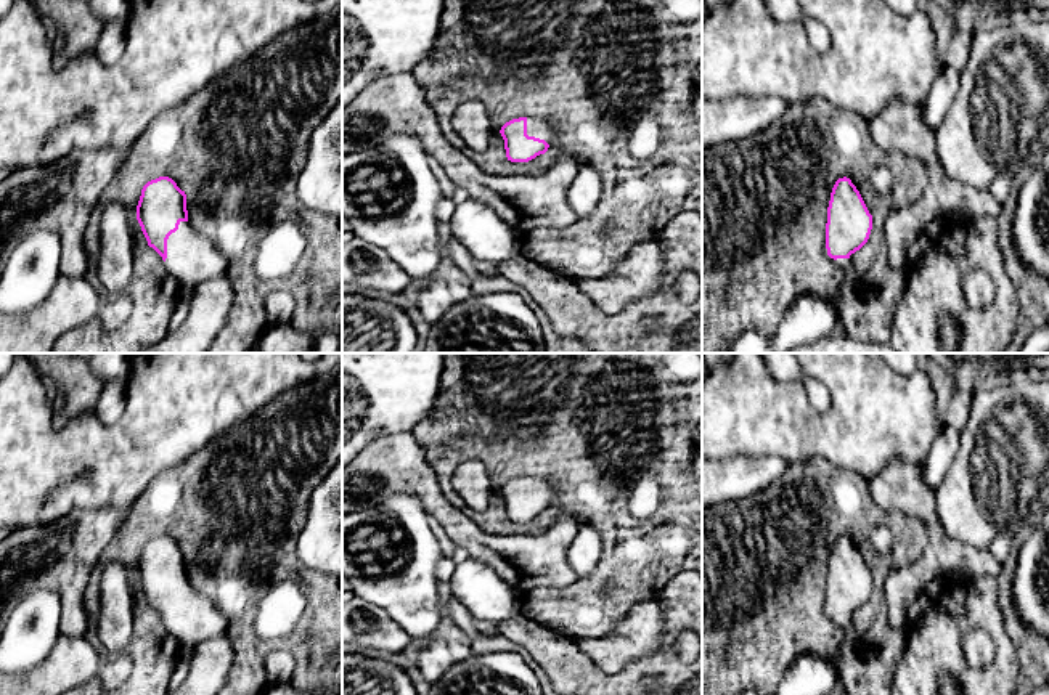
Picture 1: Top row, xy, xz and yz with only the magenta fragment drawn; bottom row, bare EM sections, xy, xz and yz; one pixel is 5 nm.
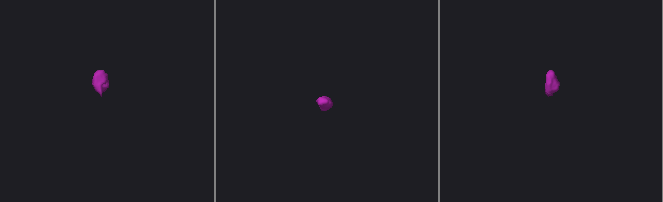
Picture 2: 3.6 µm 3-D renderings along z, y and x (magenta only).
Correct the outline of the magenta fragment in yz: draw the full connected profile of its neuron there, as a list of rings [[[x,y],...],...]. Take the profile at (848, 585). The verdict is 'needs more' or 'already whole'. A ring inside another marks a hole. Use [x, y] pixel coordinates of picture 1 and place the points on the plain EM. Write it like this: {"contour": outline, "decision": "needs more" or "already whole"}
{"contour": [[[839,538],[832,547],[827,567],[824,612],[829,620],[847,628],[853,615],[869,599],[872,575],[850,538]]], "decision": "needs more"}

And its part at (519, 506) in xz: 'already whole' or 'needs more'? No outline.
needs more

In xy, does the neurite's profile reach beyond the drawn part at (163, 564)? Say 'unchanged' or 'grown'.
grown

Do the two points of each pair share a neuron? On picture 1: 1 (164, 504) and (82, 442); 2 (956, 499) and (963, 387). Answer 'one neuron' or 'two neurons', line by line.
1: two neurons
2: two neurons

